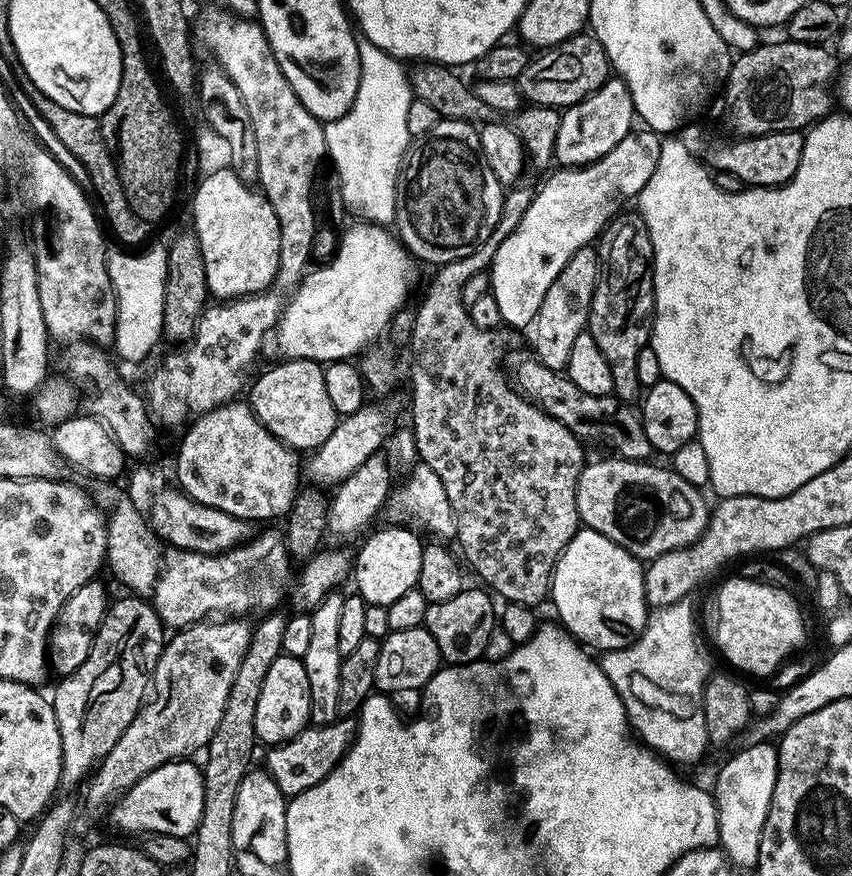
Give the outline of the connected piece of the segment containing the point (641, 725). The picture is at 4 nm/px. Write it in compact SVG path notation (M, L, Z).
M691 599L679 600L670 606L662 606L661 608L655 609L649 615L648 622L645 624L643 630L638 633L628 647L616 648L613 652L605 652L599 661L600 669L606 674L606 678L610 678L614 690L618 690L618 698L622 698L622 706L628 715L628 723L631 731L647 747L651 748L653 752L667 758L669 761L675 762L677 765L692 764L695 760L702 759L704 756L704 747L709 747L710 744L706 722L704 721L704 686L708 683L710 675L710 669L708 669L708 652L704 649L704 644L700 641L699 634L696 633L696 608L692 603L693 601Z

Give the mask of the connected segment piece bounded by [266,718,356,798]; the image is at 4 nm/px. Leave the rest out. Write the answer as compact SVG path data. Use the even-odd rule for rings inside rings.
M337 718L333 724L306 726L285 744L274 744L267 749L266 771L270 778L274 778L274 782L278 782L278 790L282 790L286 798L297 796L302 794L302 790L310 790L310 786L318 786L326 774L336 769L340 759L348 753L354 737L356 720L352 718Z

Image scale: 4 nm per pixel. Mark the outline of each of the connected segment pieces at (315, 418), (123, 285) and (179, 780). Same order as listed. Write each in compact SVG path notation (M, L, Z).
M281 359L279 363L251 381L246 392L247 403L262 426L266 426L266 430L270 430L270 434L274 434L274 438L282 441L287 448L314 450L330 438L338 419L326 394L324 369L314 360Z
M163 243L156 244L153 248L145 247L143 250L120 250L124 252L114 252L114 250L109 251L107 253L107 264L109 270L109 276L113 282L113 288L116 291L117 296L117 324L116 324L116 339L114 343L114 352L117 357L118 355L121 356L124 360L144 360L147 358L148 355L151 354L152 351L156 348L156 343L161 343L163 334L164 334L164 327L162 326L162 298L164 297L164 283L166 282L166 248Z
M191 759L171 760L146 774L124 795L111 805L112 824L124 832L147 834L170 834L171 836L191 837L202 818L204 801L204 774L199 767L192 765Z

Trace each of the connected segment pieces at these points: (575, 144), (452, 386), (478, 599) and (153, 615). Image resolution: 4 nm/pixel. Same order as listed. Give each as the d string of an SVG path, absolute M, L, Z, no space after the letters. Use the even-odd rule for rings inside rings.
M609 78L597 92L560 112L555 163L560 168L580 168L594 163L633 131L635 116L628 87L619 78Z
M512 186L505 191L502 214L498 218L498 222L494 226L488 241L475 248L472 253L466 254L466 258L454 258L454 262L439 265L433 271L436 273L433 274L432 281L429 282L428 289L425 290L420 304L415 305L416 317L414 318L410 345L410 352L412 352L412 421L410 421L410 427L416 439L417 457L426 466L430 466L430 470L434 470L434 474L438 474L438 478L442 478L442 486L446 486L446 498L450 498L454 518L456 519L454 540L455 543L460 543L461 549L459 548L459 551L462 556L462 551L464 551L465 557L463 556L463 559L466 564L466 559L468 559L469 565L467 564L467 567L469 569L472 567L480 575L481 581L479 580L479 583L491 589L497 597L500 595L501 601L509 604L525 604L527 608L535 609L536 604L542 603L543 600L545 603L549 599L552 590L552 572L556 568L558 558L574 538L574 534L580 531L582 527L580 515L576 509L576 480L586 463L586 457L584 457L586 448L574 433L566 430L566 426L562 426L562 422L558 422L553 416L542 411L538 405L527 400L519 391L514 390L505 369L504 372L500 369L500 344L492 337L495 335L491 331L474 326L474 322L468 313L468 305L464 303L464 287L469 276L479 276L485 270L491 269L494 254L498 254L498 246L502 246L502 242L506 242L506 238L510 238L510 234L518 226L522 214L526 214L534 192L532 188L524 187Z
M465 586L461 592L454 594L454 598L429 604L426 610L422 627L428 631L430 638L434 638L434 642L438 642L440 658L445 665L473 664L481 659L490 634L498 627L498 608L492 605L493 597L483 587L475 587Z
M135 594L125 597L125 600L113 599L109 603L108 613L104 615L104 621L94 638L86 662L82 662L82 666L78 666L78 670L74 670L69 676L63 677L59 681L60 685L50 692L54 718L58 722L58 734L62 738L60 788L64 790L74 787L80 779L83 781L103 760L114 742L122 738L126 726L134 722L150 691L150 677L166 643L166 625L160 621L160 615L155 612L151 603Z

